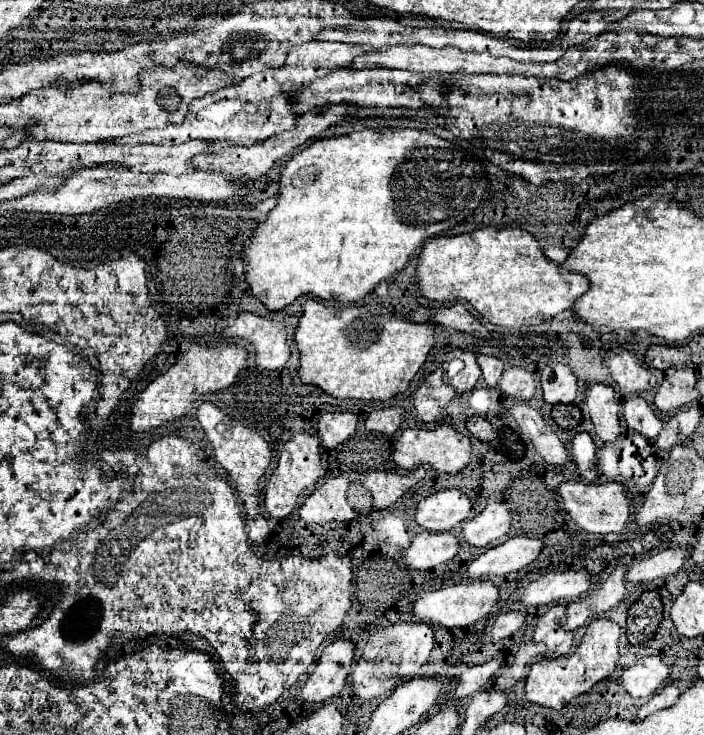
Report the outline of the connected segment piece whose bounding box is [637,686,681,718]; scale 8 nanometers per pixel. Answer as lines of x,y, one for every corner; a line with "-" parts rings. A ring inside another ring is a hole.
665,686
661,688
661,692
657,692
653,698
649,698
649,702
645,702
641,708
639,708
639,714
637,718
647,718
649,714
653,712
659,712
659,710
665,710
669,706
673,706
679,698
679,688
677,686

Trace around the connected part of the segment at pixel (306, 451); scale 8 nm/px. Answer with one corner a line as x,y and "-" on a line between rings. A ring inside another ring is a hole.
297,432
287,440
281,448
277,466
273,468
271,476
265,484
265,508
273,518
285,518
297,504
301,492
311,488
321,476
321,452
319,452
319,438
311,434

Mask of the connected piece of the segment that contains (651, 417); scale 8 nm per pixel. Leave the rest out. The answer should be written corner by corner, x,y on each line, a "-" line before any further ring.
633,396
623,404
623,416
629,428
647,438
655,438
663,428
663,422
655,416
655,412
641,396

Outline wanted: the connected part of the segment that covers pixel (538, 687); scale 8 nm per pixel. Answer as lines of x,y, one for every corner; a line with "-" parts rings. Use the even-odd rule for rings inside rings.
593,620
577,650
567,658
541,660
531,666
531,672
525,680
525,696
533,704
541,704
553,710
561,710
567,702
577,698
583,692
589,692
595,684
607,680
619,660
619,626
611,620

